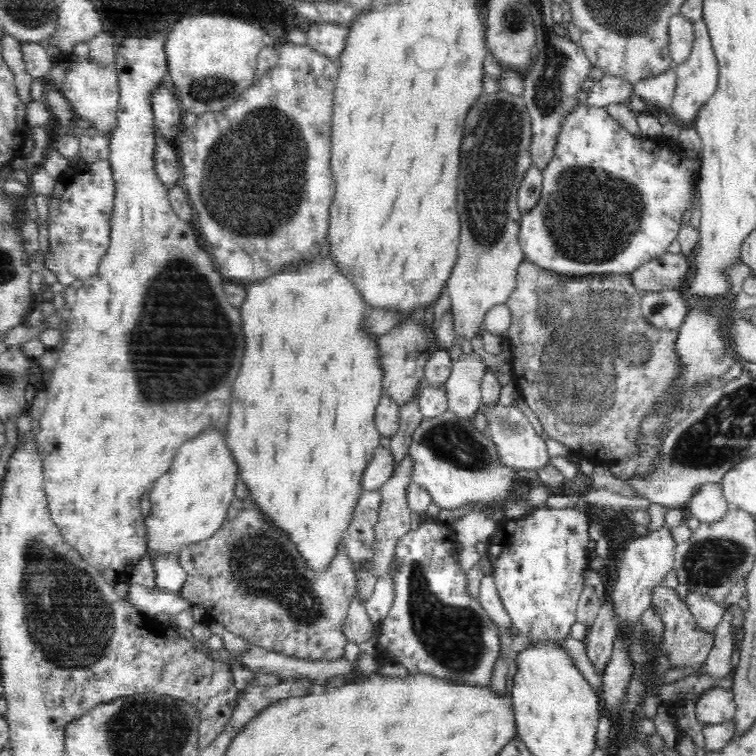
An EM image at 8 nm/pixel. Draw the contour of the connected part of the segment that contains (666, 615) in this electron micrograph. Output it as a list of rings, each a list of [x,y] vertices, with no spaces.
[[[660,584],[660,586],[654,588],[651,604],[654,612],[660,615],[665,629],[659,646],[659,654],[669,654],[667,657],[673,667],[684,668],[689,666],[698,670],[701,666],[704,668],[705,656],[710,652],[713,645],[713,633],[702,633],[696,627],[687,604],[681,599],[675,589],[669,588],[666,585]]]

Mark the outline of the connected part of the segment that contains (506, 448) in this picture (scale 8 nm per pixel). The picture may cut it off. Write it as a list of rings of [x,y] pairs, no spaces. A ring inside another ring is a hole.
[[[481,404],[479,410],[488,420],[488,433],[492,435],[492,440],[496,443],[496,448],[499,450],[500,459],[502,459],[504,465],[525,473],[528,470],[542,470],[542,468],[546,468],[550,464],[551,459],[546,449],[546,438],[538,435],[538,432],[528,421],[528,417],[524,415],[518,406],[502,406],[498,404],[494,408],[489,408],[489,406],[485,408]]]

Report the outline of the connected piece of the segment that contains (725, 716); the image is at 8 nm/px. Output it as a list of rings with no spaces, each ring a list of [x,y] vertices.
[[[710,687],[694,704],[694,716],[700,726],[722,724],[735,718],[735,700],[728,689]]]

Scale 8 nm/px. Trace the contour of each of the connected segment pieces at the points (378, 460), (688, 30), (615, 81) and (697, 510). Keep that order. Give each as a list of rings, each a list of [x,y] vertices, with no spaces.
[[[378,446],[374,456],[368,462],[363,474],[363,491],[381,490],[391,477],[394,468],[394,456],[390,448]]]
[[[674,15],[669,22],[669,53],[674,65],[680,65],[688,60],[694,43],[692,22],[683,15]]]
[[[604,75],[588,91],[586,104],[604,107],[606,103],[627,103],[634,95],[634,85],[626,78]]]
[[[708,483],[692,496],[685,511],[700,522],[714,523],[721,520],[729,508],[721,484]]]

